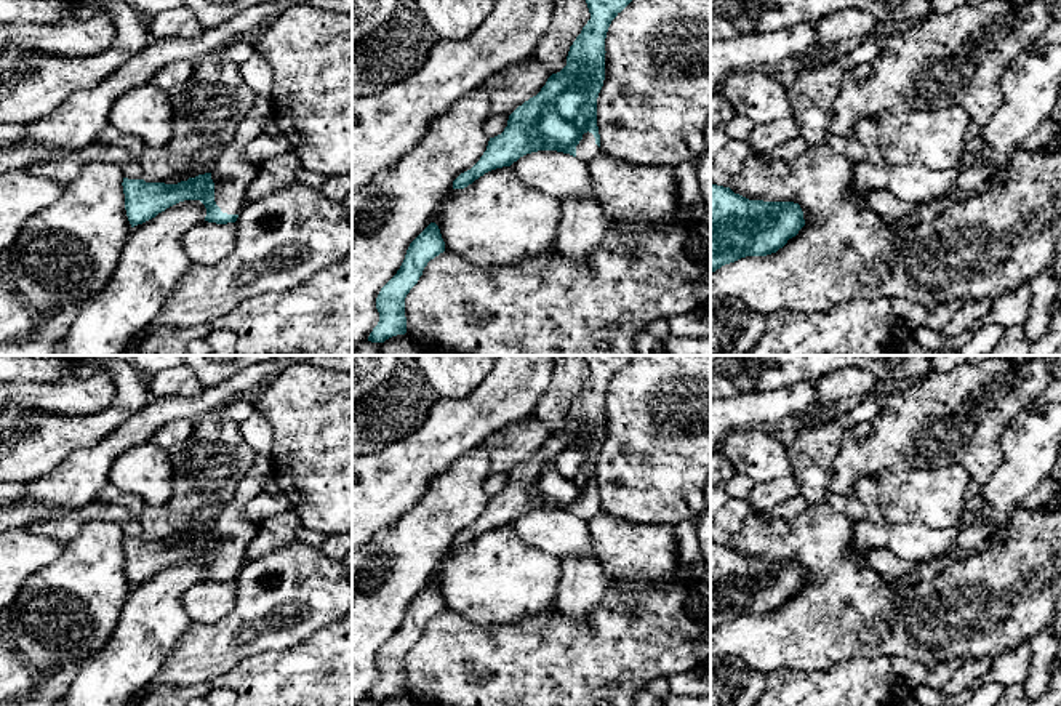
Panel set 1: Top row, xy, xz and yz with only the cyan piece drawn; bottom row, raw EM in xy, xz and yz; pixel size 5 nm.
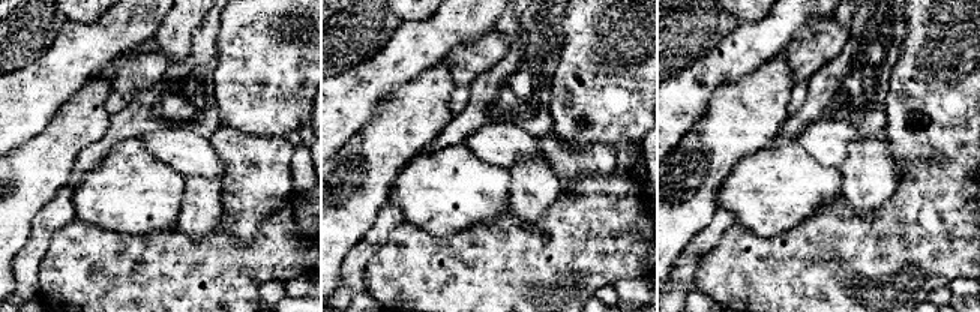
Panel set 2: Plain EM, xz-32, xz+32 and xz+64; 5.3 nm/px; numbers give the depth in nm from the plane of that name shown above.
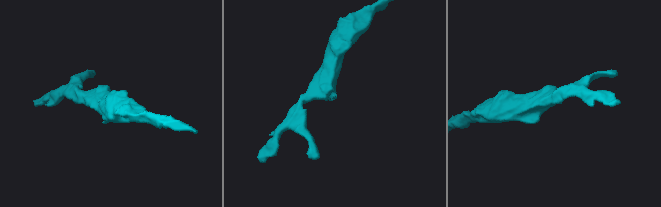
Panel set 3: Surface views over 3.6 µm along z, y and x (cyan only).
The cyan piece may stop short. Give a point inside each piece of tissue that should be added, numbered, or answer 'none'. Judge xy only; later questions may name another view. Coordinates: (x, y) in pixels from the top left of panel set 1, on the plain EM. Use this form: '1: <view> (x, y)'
1: xy (232, 532)

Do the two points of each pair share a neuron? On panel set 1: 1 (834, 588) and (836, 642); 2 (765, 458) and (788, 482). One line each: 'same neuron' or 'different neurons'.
1: same neuron
2: different neurons

